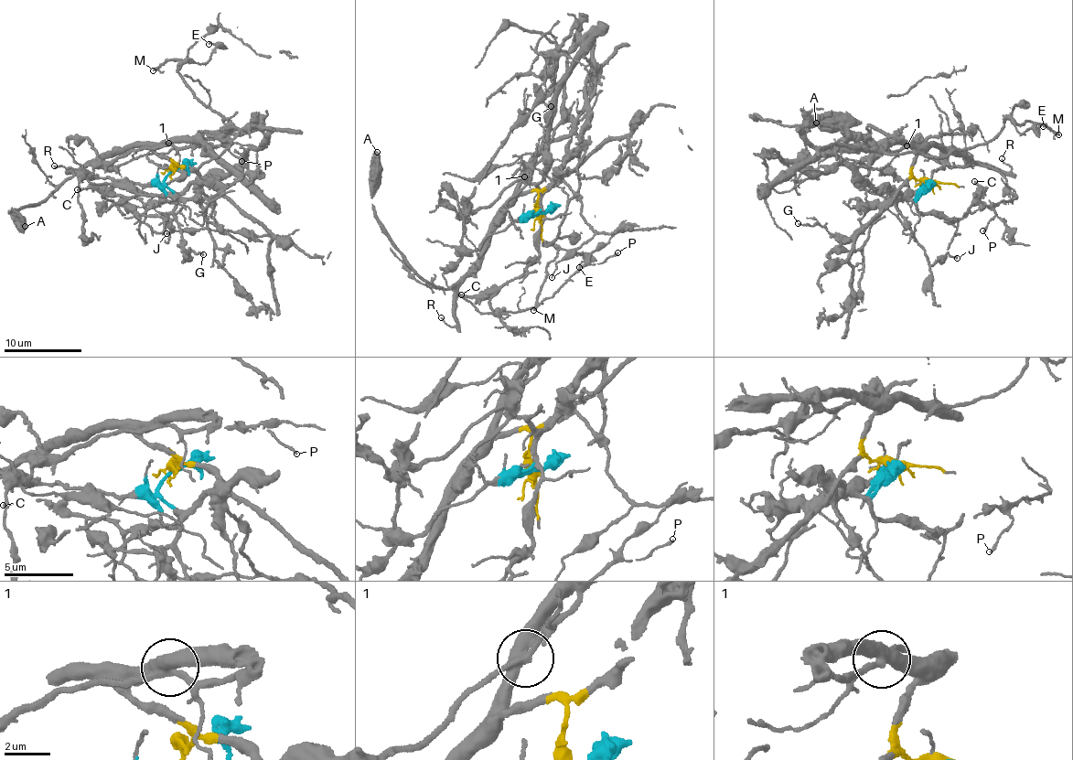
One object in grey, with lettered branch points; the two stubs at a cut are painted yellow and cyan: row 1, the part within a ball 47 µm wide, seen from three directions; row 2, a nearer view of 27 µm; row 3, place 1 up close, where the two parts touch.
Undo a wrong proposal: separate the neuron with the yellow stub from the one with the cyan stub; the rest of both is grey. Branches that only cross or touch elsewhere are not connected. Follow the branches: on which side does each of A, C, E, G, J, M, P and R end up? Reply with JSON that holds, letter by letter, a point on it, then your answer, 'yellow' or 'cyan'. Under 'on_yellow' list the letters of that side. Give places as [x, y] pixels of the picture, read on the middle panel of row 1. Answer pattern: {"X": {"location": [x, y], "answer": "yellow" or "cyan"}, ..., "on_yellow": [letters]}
{"A": {"location": [377, 152], "answer": "yellow"}, "C": {"location": [461, 294], "answer": "cyan"}, "E": {"location": [579, 267], "answer": "yellow"}, "G": {"location": [551, 106], "answer": "cyan"}, "J": {"location": [552, 277], "answer": "cyan"}, "M": {"location": [533, 310], "answer": "yellow"}, "P": {"location": [617, 252], "answer": "yellow"}, "R": {"location": [441, 317], "answer": "yellow"}, "on_yellow": ["A", "E", "M", "P", "R"]}

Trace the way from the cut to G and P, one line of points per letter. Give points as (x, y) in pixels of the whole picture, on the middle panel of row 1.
G: (541, 213), (536, 216), (533, 213), (540, 208), (539, 182), (543, 179), (546, 165), (543, 133), (552, 106)
P: (541, 213), (534, 191), (516, 198), (457, 288), (482, 314), (536, 308), (580, 269), (599, 264), (618, 251)

